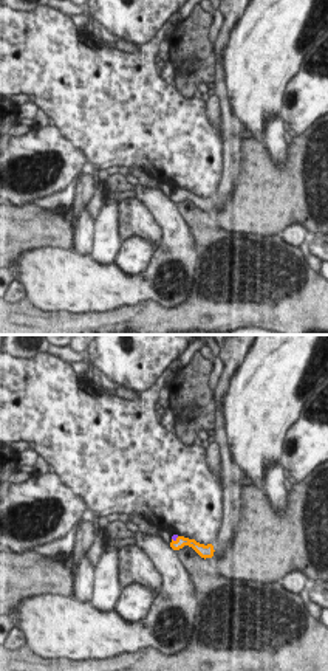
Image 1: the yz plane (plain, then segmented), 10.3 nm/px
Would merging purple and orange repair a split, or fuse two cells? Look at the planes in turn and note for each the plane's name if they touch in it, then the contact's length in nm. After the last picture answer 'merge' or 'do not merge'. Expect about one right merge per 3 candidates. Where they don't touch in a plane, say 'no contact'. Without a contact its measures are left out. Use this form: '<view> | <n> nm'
yz | 90 nm

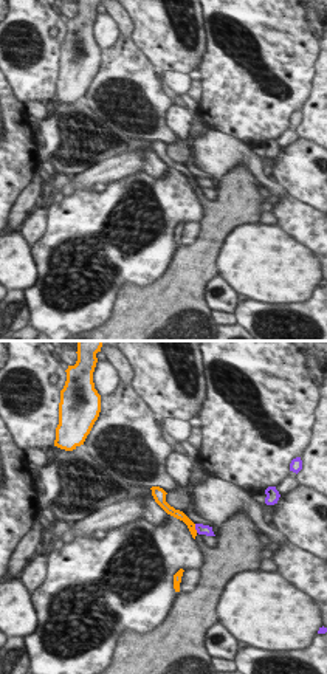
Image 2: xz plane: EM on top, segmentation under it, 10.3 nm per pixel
xz | 100 nm

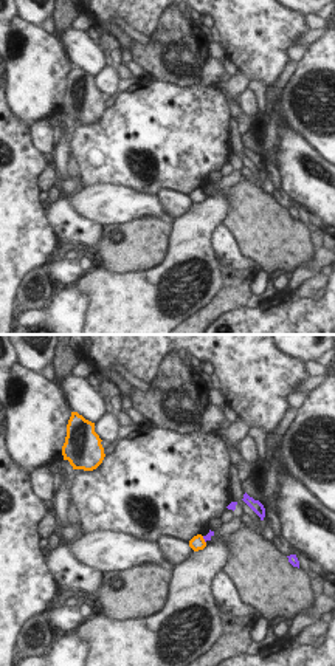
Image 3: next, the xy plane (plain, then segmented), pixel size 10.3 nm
xy | 90 nm

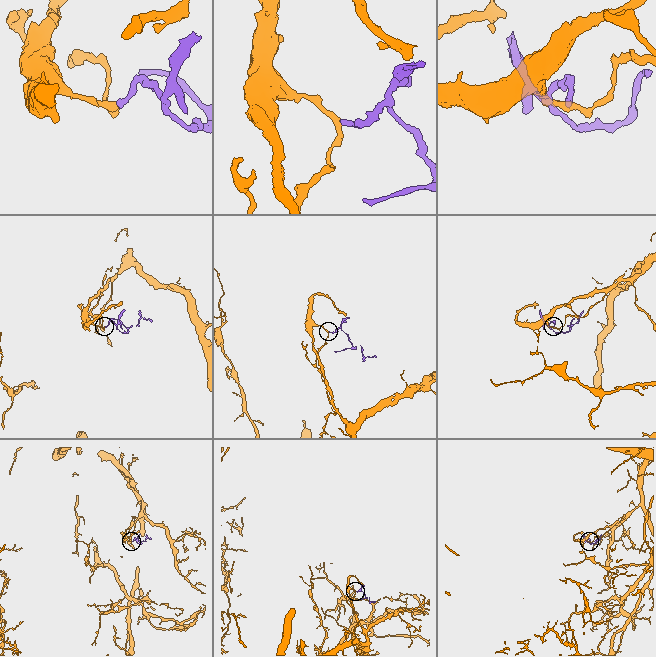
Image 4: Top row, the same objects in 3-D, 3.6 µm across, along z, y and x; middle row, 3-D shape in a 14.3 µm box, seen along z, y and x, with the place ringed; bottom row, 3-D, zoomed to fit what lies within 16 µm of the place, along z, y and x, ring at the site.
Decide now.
do not merge

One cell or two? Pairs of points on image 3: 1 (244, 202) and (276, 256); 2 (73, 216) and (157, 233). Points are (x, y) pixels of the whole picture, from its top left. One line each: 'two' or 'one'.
1: one
2: two

